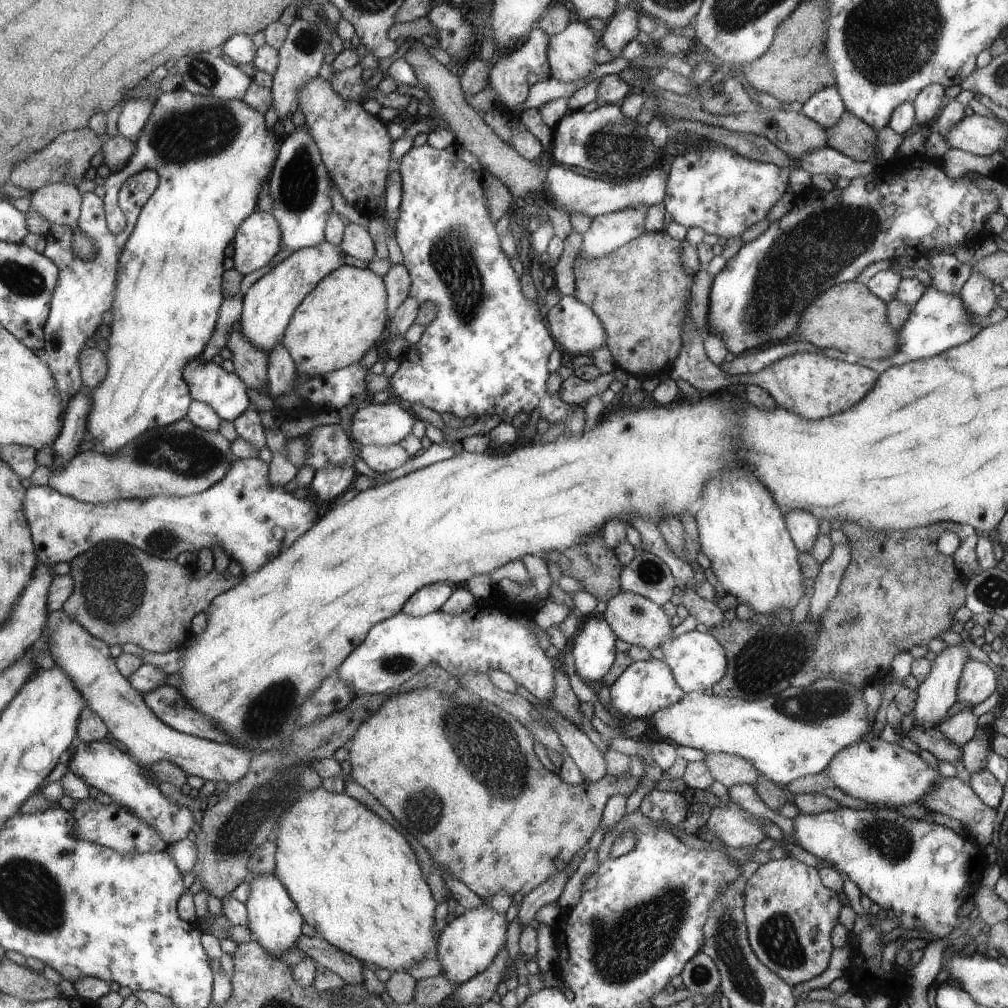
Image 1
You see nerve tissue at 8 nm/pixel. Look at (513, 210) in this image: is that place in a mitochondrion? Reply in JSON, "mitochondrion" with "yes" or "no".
{"mitochondrion":"no"}

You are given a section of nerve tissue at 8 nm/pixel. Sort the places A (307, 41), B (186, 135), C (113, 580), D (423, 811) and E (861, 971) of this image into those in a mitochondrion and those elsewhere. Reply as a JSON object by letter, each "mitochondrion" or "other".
{"A":"mitochondrion","B":"mitochondrion","C":"mitochondrion","D":"mitochondrion","E":"other"}

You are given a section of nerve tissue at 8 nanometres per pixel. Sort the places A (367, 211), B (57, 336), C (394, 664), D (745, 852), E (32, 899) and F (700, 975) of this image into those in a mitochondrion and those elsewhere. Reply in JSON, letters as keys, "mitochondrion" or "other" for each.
{"A":"other","B":"mitochondrion","C":"mitochondrion","D":"other","E":"mitochondrion","F":"mitochondrion"}

